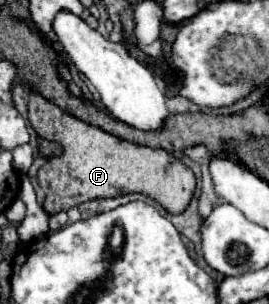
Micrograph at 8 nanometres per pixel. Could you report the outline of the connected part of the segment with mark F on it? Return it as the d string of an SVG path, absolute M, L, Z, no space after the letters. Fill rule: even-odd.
M29 92L29 122L41 138L63 146L63 154L55 160L47 160L37 174L39 186L45 190L43 210L47 214L57 214L61 210L67 212L69 208L95 198L115 198L133 192L153 198L169 214L181 214L195 194L197 182L193 172L169 152L125 142L113 134L89 126L65 114L37 92Z

